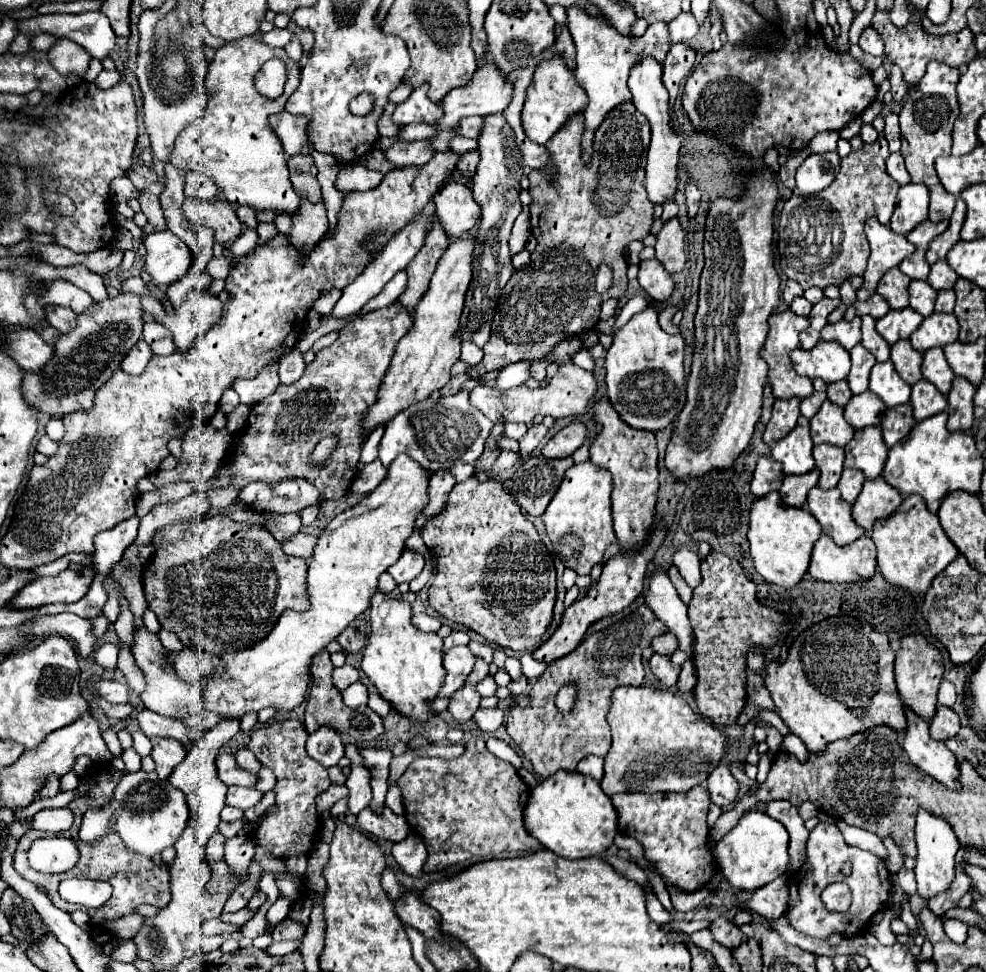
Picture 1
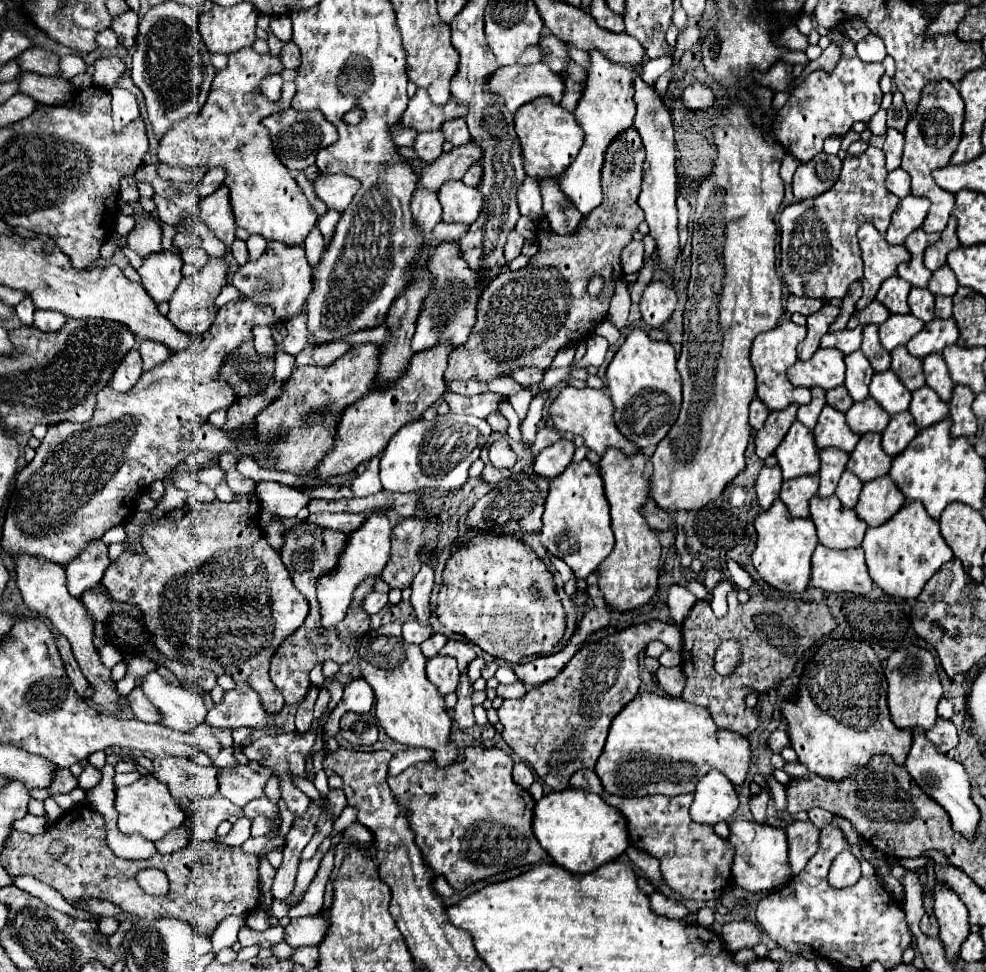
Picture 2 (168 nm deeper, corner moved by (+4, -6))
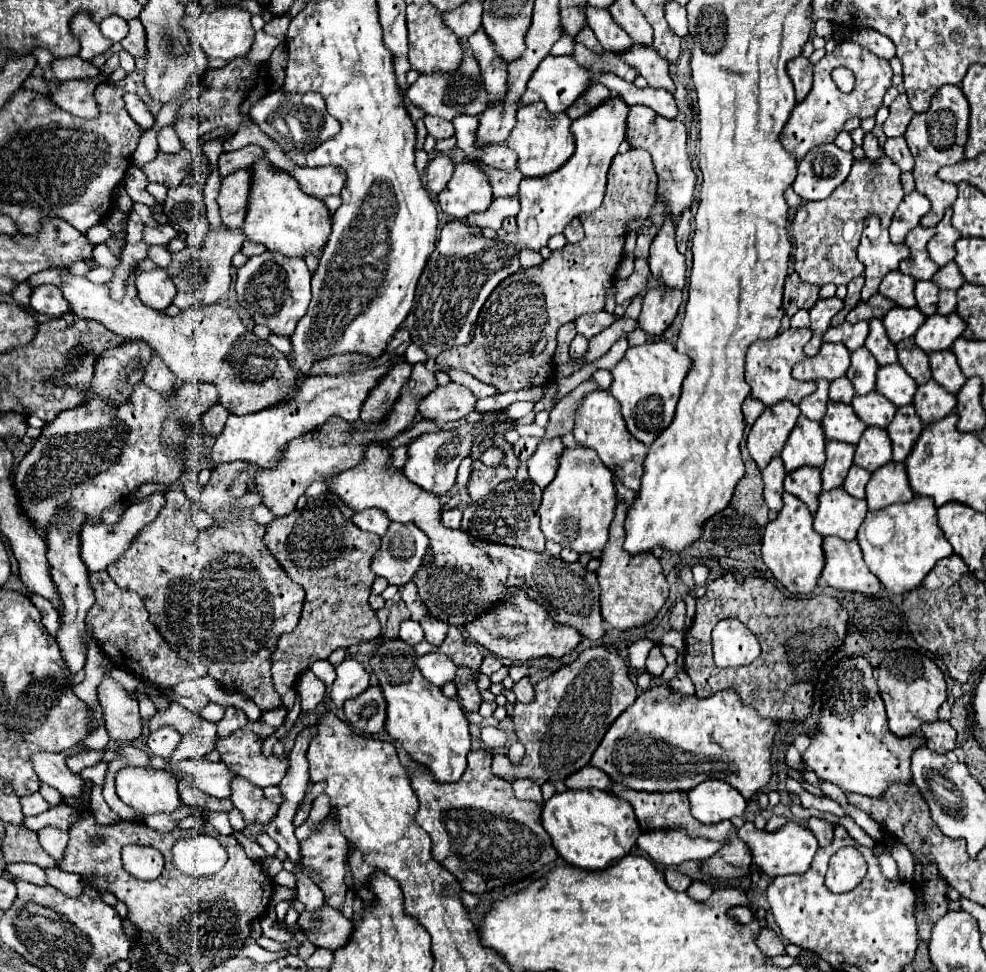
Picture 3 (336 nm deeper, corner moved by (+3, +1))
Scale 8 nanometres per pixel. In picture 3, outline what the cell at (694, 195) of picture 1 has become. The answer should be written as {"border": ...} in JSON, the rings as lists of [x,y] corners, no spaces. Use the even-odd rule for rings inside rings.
{"border":[[[685,208],[685,212],[681,214],[681,218],[677,222],[677,246],[679,246],[679,252],[685,252],[685,248],[687,248],[689,232],[691,232],[691,212]]]}

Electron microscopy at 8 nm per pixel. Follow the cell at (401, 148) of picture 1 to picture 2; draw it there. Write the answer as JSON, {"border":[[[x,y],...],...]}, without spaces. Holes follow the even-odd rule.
{"border":[[[426,131],[426,133],[420,133],[416,137],[414,149],[418,153],[418,159],[432,163],[442,155],[442,145],[444,145],[444,133],[442,131]]]}

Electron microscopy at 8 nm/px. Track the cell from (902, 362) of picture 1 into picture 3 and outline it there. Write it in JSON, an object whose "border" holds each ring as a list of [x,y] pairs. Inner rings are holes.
{"border":[[[911,338],[897,344],[897,356],[899,356],[899,364],[905,368],[905,372],[909,372],[909,376],[917,384],[925,384],[931,378],[929,358]]]}

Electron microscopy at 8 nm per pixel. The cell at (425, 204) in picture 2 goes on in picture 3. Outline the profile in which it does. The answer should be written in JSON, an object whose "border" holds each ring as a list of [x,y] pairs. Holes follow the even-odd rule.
{"border":[[[437,156],[433,158],[433,162],[429,162],[429,168],[427,168],[427,188],[429,192],[433,194],[439,194],[445,184],[449,182],[453,174],[453,160],[447,158],[447,156]]]}

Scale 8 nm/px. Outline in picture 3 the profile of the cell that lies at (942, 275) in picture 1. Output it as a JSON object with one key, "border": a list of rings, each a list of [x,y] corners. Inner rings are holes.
{"border":[[[949,262],[949,264],[941,266],[941,268],[935,272],[933,282],[935,282],[939,288],[957,290],[957,288],[961,288],[961,284],[963,284],[965,280],[963,280],[963,274],[959,272],[957,264],[955,264],[955,262]]]}

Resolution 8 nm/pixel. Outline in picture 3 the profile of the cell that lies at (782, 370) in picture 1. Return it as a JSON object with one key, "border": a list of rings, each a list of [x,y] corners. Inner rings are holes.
{"border":[[[787,328],[779,332],[773,340],[757,340],[747,350],[747,364],[745,364],[745,380],[751,384],[751,396],[761,400],[765,406],[773,406],[781,400],[791,400],[799,404],[805,396],[815,390],[815,382],[797,382],[791,376],[793,364],[805,358],[803,346],[811,338],[809,328]]]}

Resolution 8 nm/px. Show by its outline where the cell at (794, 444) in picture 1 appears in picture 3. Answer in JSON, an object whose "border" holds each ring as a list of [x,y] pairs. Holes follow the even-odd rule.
{"border":[[[799,416],[781,452],[785,470],[793,472],[803,466],[822,467],[826,460],[825,445],[826,438],[821,424]]]}

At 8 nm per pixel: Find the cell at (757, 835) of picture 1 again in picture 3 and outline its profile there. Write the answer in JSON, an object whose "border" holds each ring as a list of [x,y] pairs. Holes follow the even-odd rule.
{"border":[[[745,822],[741,828],[739,828],[739,838],[745,840],[747,848],[751,850],[751,856],[753,856],[753,864],[755,868],[765,874],[765,876],[785,876],[785,874],[803,874],[809,866],[811,866],[811,860],[813,860],[813,854],[815,850],[819,848],[815,836],[801,824],[797,822],[787,822],[783,828],[775,830],[775,832],[769,832],[769,830],[759,830],[755,828],[753,822]]]}

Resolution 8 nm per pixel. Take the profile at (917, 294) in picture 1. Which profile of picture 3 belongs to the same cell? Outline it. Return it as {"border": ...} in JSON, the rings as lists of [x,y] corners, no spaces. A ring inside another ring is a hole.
{"border":[[[917,282],[915,284],[915,298],[917,298],[917,308],[925,316],[933,316],[937,312],[937,284],[933,282]]]}

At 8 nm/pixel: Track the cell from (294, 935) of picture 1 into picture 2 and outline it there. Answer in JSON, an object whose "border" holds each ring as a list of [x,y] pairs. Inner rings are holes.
{"border":[[[322,913],[306,915],[290,921],[284,939],[290,947],[318,947],[326,931],[328,931],[328,919]]]}

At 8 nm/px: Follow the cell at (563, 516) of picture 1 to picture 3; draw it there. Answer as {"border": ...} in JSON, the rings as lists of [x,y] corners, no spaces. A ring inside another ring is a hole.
{"border":[[[587,448],[567,450],[561,456],[555,480],[543,490],[539,508],[541,532],[547,540],[575,550],[577,554],[591,554],[605,548],[609,540],[609,526],[615,516],[617,492],[613,486],[613,472],[601,464],[597,452]]]}

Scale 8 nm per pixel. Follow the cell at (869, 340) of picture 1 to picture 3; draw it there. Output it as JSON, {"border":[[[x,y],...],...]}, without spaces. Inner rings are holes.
{"border":[[[873,318],[869,322],[869,336],[865,340],[865,348],[879,360],[879,366],[887,366],[897,362],[897,352],[895,352],[895,344],[887,338],[883,322]]]}

